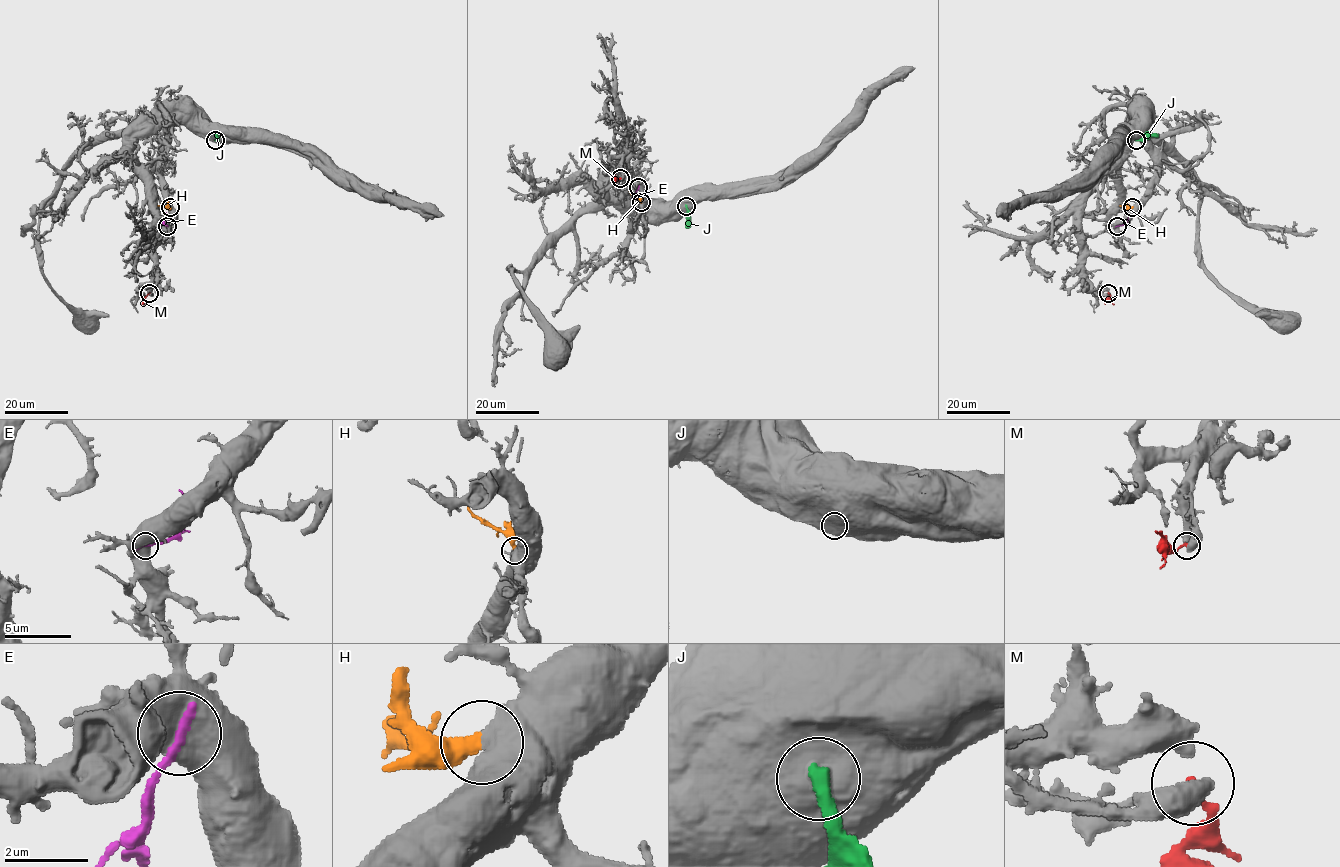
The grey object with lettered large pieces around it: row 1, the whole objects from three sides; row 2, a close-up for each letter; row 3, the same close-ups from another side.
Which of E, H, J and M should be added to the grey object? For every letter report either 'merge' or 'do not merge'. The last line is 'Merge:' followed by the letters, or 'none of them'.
E: do not merge
H: merge
J: do not merge
M: do not merge
Merge: H

